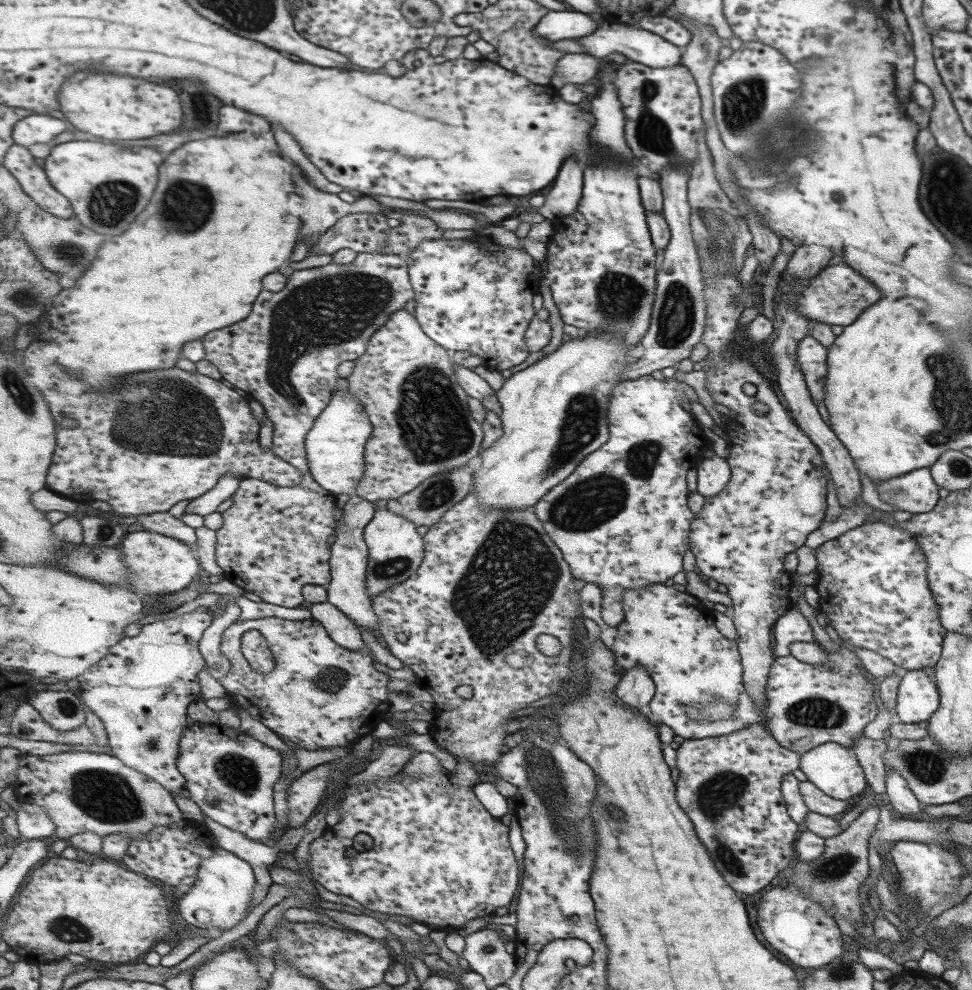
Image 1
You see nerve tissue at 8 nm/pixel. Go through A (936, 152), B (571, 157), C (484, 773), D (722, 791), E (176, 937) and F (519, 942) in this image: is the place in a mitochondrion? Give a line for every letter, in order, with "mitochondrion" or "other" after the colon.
A: other
B: other
C: other
D: mitochondrion
E: other
F: other

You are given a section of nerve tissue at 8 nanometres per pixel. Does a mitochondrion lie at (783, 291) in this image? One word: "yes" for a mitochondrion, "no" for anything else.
yes

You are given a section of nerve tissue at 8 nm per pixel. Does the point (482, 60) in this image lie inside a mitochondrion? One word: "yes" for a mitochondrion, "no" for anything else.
no

